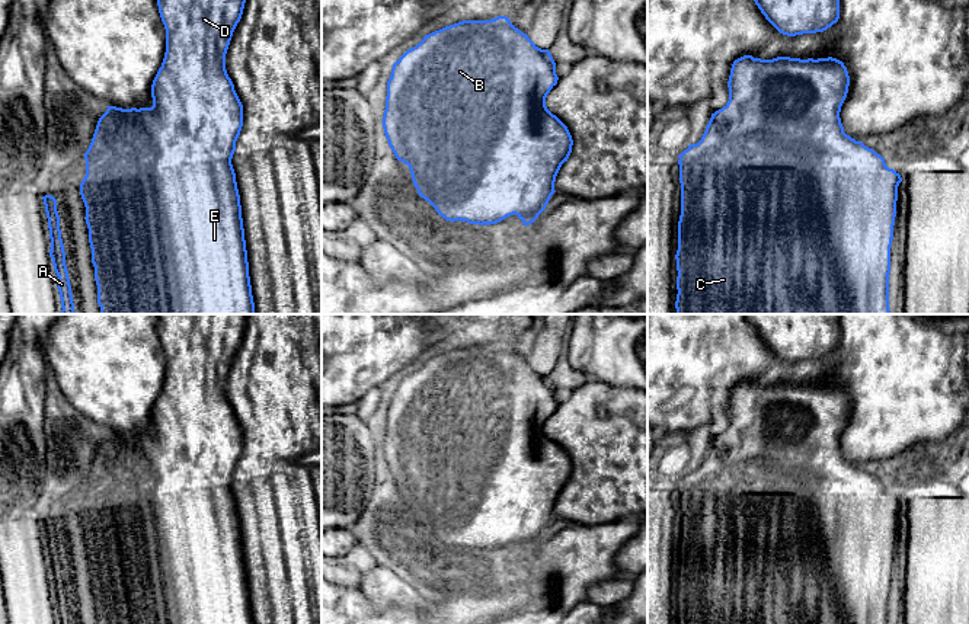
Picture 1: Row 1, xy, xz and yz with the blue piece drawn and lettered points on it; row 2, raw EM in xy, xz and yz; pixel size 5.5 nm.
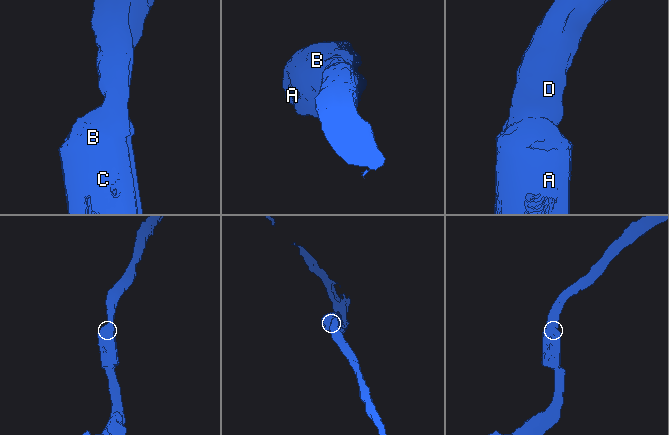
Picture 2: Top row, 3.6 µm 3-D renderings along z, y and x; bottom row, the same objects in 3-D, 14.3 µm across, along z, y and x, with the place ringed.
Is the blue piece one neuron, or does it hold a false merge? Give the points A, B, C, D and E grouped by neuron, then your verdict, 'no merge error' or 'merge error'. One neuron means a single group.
A B C D E; no merge error

